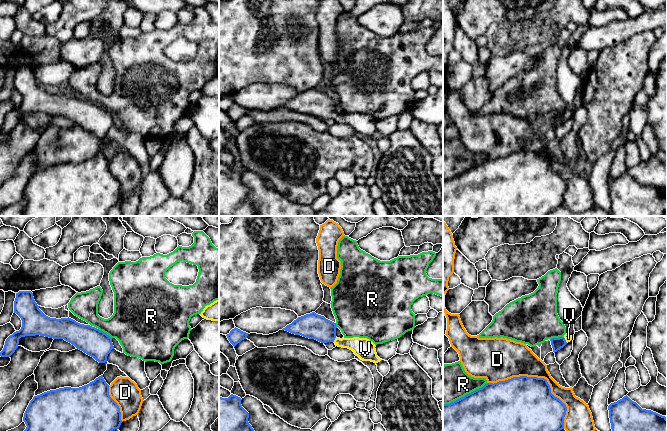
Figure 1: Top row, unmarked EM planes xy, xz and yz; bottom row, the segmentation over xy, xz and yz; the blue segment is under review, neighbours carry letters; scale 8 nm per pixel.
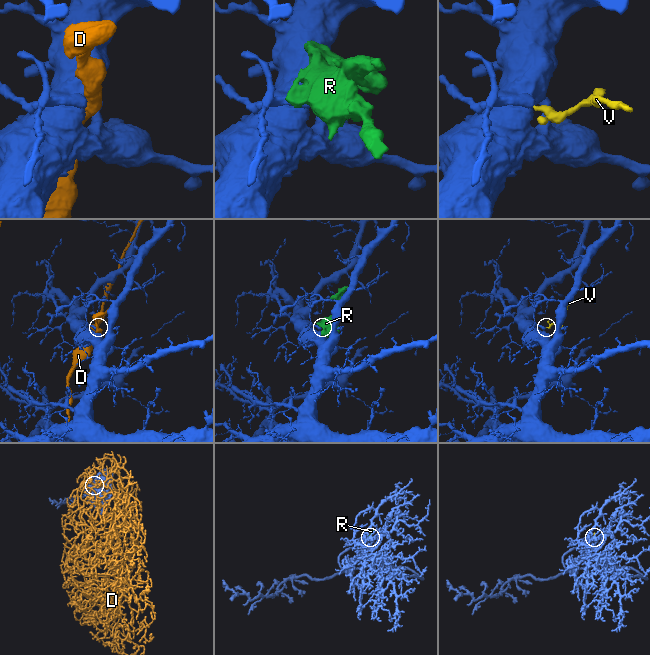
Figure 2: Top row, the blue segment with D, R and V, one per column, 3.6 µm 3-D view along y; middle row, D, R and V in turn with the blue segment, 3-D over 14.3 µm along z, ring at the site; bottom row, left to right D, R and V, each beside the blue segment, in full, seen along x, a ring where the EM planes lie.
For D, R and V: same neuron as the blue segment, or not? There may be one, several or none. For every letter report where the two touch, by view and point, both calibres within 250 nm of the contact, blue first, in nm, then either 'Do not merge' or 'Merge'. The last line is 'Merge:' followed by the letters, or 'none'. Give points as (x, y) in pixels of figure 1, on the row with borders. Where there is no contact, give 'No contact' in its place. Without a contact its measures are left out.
D: Touches blue at yz (541, 378). Thickness 440 nm (blue) against 260 nm. Do not merge
R: Touches blue at yz (465, 395). Thickness 380 nm (blue) against 300 nm. Do not merge
V: Touches blue at xz (334, 339). Thickness 200 nm (blue) against 160 nm. Merge
Merge: V

